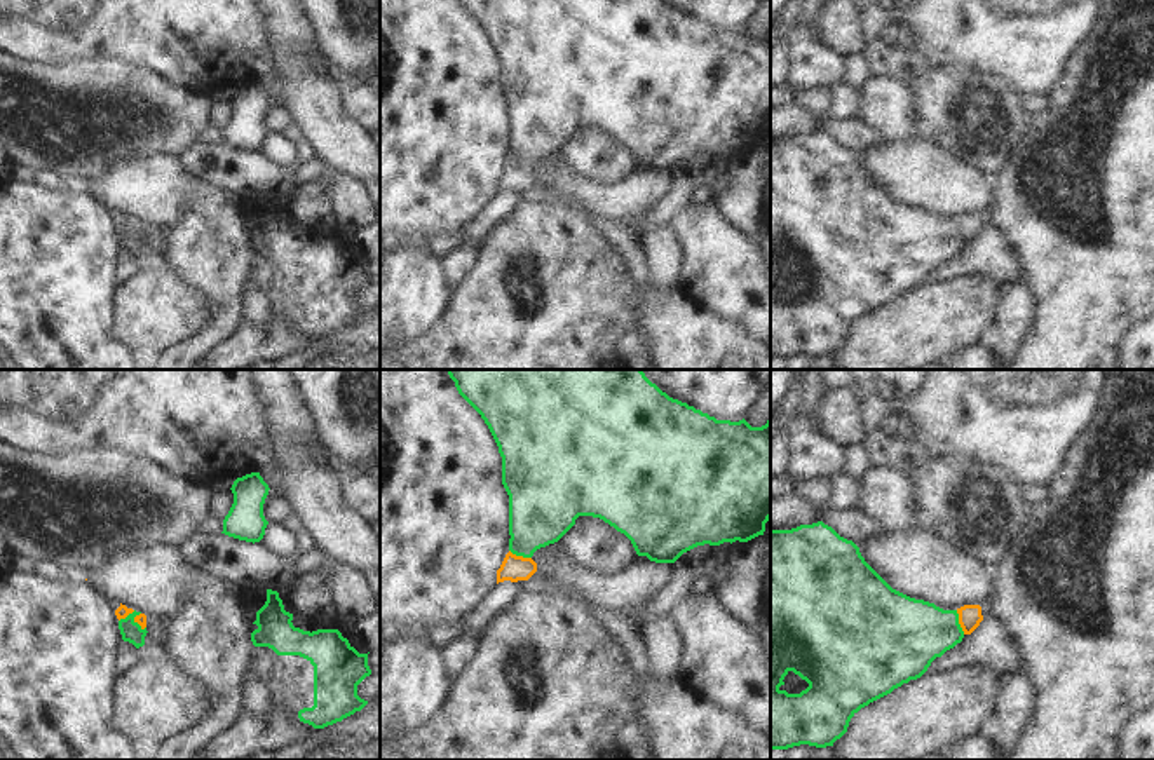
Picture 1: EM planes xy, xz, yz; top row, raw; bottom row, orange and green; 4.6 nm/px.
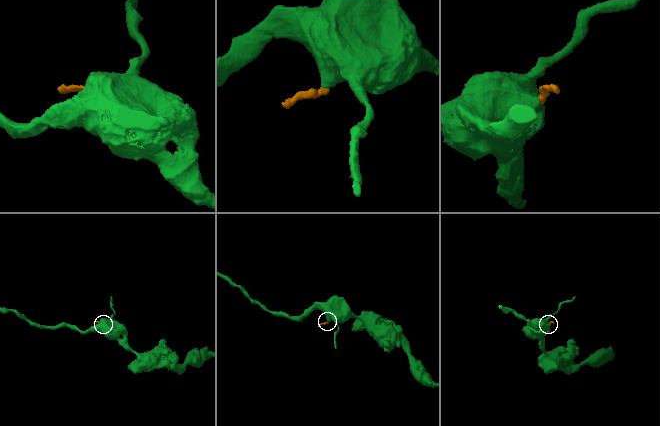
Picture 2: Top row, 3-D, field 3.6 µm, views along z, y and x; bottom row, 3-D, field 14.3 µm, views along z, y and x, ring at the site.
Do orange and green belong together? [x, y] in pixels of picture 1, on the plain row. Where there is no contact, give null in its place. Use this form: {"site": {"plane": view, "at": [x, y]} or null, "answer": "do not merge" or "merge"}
{"site": {"plane": "yz", "at": [959, 232]}, "answer": "do not merge"}

